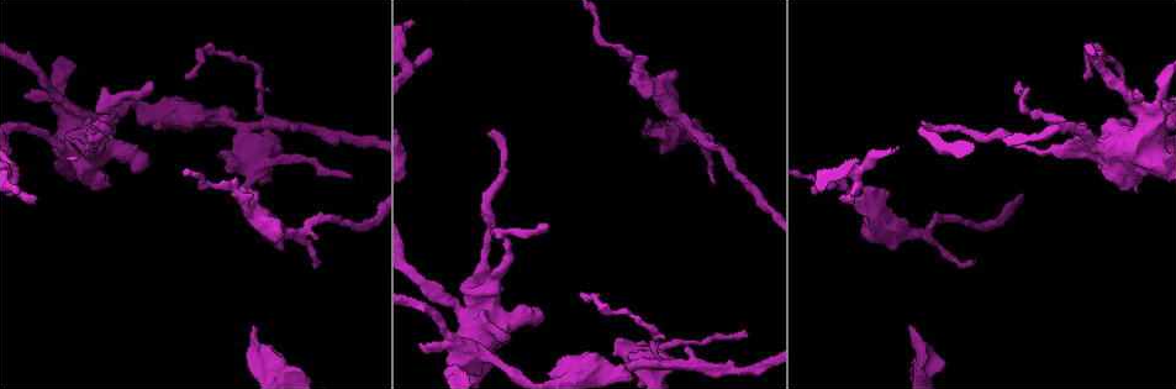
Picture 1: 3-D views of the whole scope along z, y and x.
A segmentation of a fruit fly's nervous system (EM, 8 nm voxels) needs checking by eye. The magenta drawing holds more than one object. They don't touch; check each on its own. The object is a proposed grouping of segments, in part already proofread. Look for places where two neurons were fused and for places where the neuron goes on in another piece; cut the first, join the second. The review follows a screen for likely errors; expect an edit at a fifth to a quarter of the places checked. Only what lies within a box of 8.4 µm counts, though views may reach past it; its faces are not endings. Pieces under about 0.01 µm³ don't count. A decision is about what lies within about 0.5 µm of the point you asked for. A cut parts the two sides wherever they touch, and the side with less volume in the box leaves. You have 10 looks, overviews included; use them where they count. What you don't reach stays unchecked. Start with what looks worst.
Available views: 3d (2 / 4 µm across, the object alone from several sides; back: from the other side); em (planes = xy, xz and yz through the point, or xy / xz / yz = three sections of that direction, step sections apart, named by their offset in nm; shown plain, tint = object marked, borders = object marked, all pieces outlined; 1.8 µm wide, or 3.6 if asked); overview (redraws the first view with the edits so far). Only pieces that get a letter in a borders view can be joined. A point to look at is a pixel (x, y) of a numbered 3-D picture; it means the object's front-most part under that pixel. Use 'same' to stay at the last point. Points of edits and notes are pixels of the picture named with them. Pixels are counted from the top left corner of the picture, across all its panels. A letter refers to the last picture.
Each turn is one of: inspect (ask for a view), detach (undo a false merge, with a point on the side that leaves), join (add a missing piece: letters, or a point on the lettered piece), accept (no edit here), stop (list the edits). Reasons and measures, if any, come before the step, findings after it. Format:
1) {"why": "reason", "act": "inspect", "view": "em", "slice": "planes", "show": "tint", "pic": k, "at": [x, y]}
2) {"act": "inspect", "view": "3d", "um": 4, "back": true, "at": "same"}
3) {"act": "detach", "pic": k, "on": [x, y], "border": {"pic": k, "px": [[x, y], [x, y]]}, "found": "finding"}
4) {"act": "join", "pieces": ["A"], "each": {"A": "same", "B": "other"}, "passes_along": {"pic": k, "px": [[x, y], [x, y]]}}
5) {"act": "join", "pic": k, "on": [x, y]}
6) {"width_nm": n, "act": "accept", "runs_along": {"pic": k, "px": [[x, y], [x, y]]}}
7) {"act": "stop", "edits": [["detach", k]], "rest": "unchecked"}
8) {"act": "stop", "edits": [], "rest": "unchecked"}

{"why": "branch stops here", "act": "inspect", "view": "em", "slice": "xz", "step": 4, "show": "borders", "pic": 1, "at": [255, 326]}

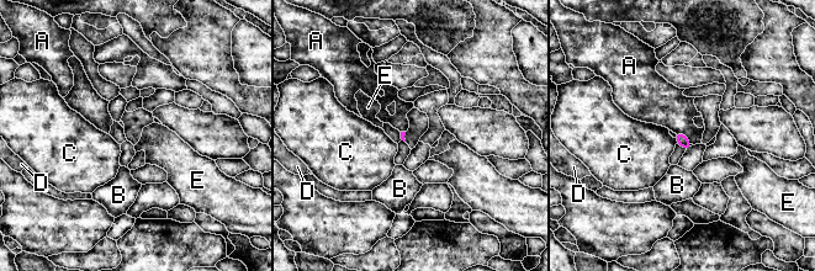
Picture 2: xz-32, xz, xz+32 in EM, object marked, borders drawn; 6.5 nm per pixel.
{"act": "accept", "each": {"A": "other", "B": "other", "C": "other", "D": "other", "E": "other"}, "border": {"pic": 2, "px": [[675, 132], [682, 132], [692, 143]]}, "found": "none of them fits"}

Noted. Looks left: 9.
{"why": "branch stops here", "act": "inspect", "view": "em", "slice": "xz", "step": 8, "show": "borders", "pic": 1, "at": [280, 225]}

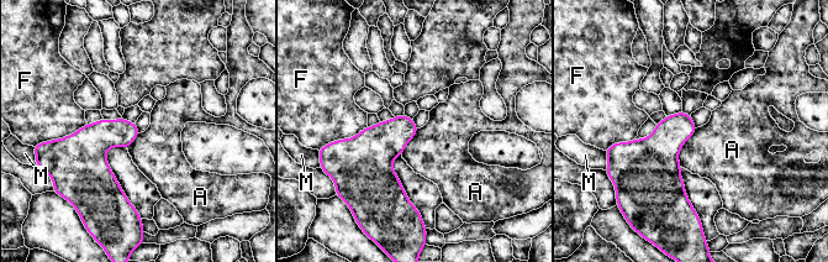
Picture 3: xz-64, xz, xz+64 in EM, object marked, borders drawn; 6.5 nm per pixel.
{"longest_contact_nm": ["A", 280], "act": "accept", "each": {"A": "other", "F": "other", "M": "other"}, "found": "none of them fits"}

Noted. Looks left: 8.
{"why": "an open end", "act": "inspect", "view": "3d", "um": 4, "pic": 1, "at": [841, 195]}

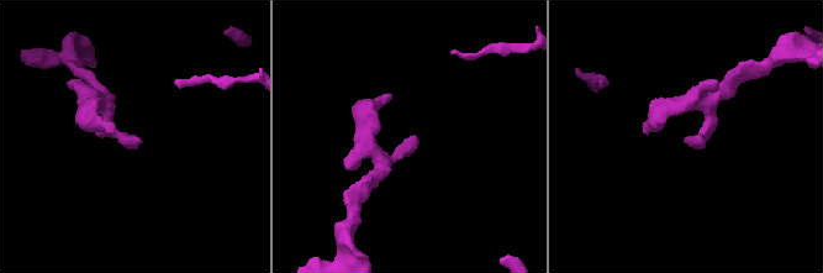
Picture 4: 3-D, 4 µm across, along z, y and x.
{"why": "shape alone is not enough", "act": "inspect", "view": "em", "slice": "yz", "step": 4, "show": "tint", "pic": 4, "at": [689, 142]}

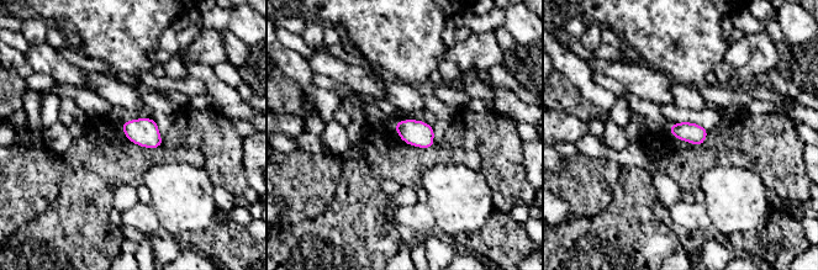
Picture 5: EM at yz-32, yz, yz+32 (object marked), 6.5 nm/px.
{"why": "cut it another way", "act": "inspect", "view": "em", "slice": "planes", "show": "borders", "at": "same"}

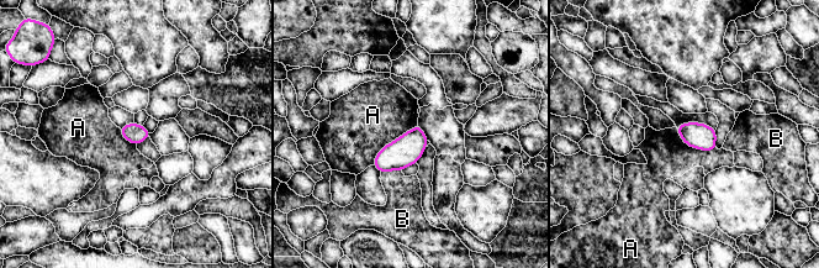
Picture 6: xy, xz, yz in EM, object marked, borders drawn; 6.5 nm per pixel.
{"width_nm": 140, "act": "accept", "each": {"A": "other", "B": "other"}, "border": {"pic": 6, "px": [[417, 124], [386, 143], [373, 164]]}, "found": "no lettered piece goes on from it"}

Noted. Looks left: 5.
{"why": "arms part here", "act": "inspect", "view": "3d", "um": 4, "pic": 1, "at": [449, 338]}

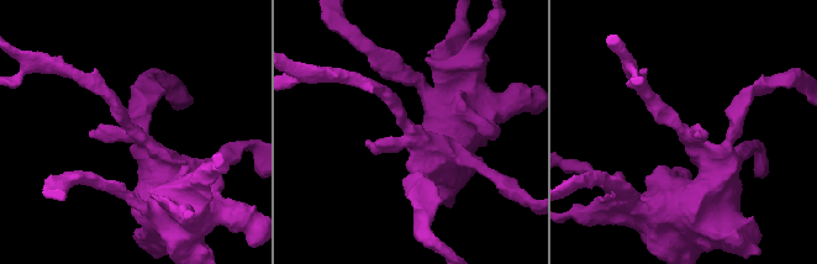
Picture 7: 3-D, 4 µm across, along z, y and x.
{"act": "inspect", "view": "em", "slice": "planes", "show": "tint", "pic": 7, "at": [688, 133]}

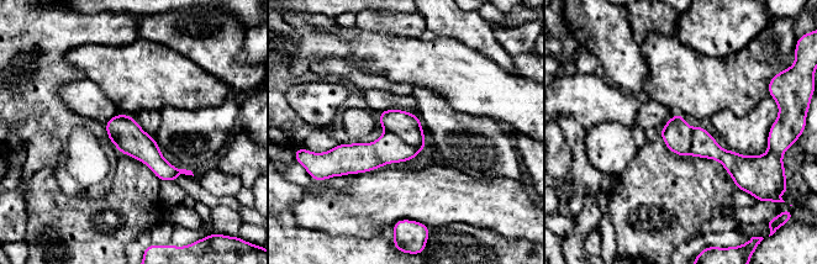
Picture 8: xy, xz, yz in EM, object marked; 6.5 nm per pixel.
{"why": "see the neighbours", "act": "inspect", "view": "em", "slice": "planes", "show": "borders", "at": "same"}

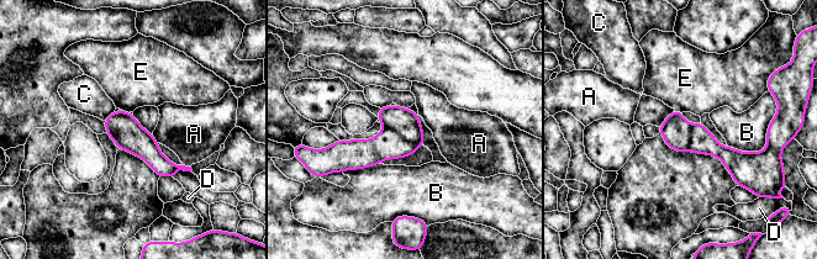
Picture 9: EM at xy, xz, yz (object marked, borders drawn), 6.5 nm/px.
{"longest_contact_nm": ["B", 260], "act": "detach", "pic": 9, "on": [402, 121], "each": {"A": "other", "B": "other", "C": "other", "D": "other", "E": "other"}, "part_leaving": {"pic": 9, "px": [[107, 121], [177, 168]]}, "found": "a second neuron is stuck on"}

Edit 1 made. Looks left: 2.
{"act": "stop", "edits": [["detach", 9]], "rest": "unchecked"}

